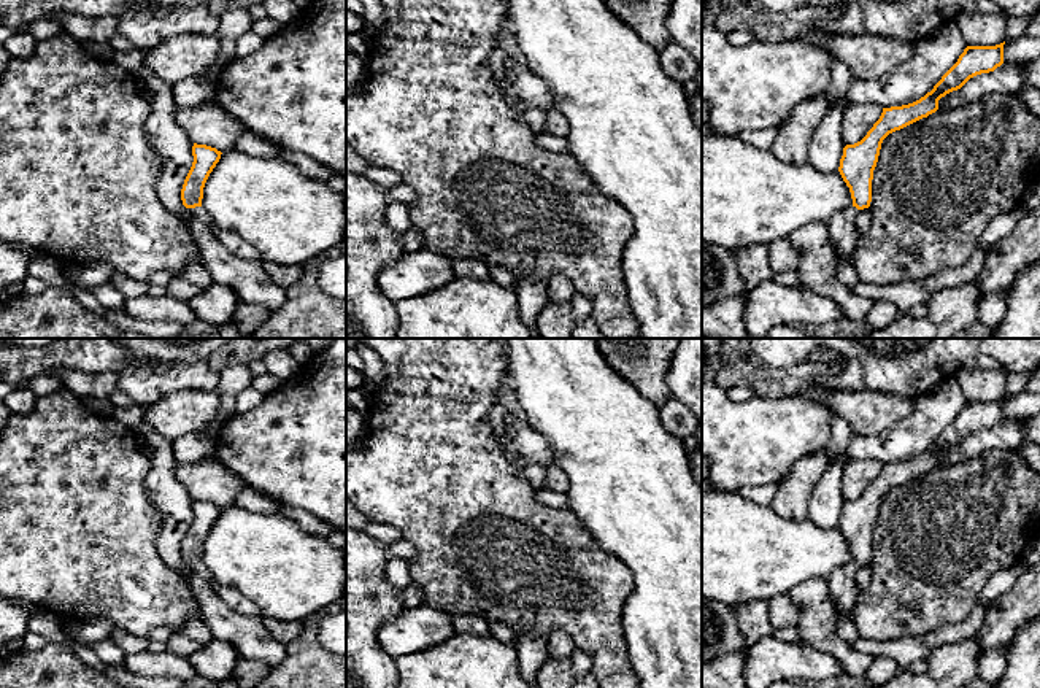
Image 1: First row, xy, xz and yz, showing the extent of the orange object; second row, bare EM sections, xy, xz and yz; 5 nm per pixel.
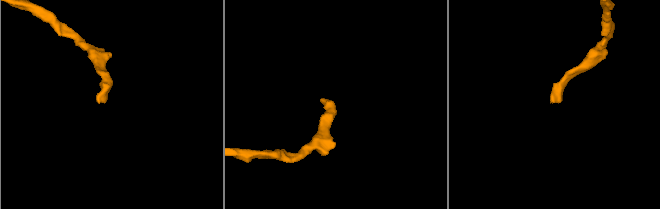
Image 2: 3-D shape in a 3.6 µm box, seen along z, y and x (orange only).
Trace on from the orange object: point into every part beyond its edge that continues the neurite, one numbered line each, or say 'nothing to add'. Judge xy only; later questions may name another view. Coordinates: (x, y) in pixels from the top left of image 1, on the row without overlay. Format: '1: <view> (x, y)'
1: xy (250, 637)

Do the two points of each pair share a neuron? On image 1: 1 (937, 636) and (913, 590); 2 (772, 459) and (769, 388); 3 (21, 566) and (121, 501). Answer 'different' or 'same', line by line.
1: different
2: different
3: same

